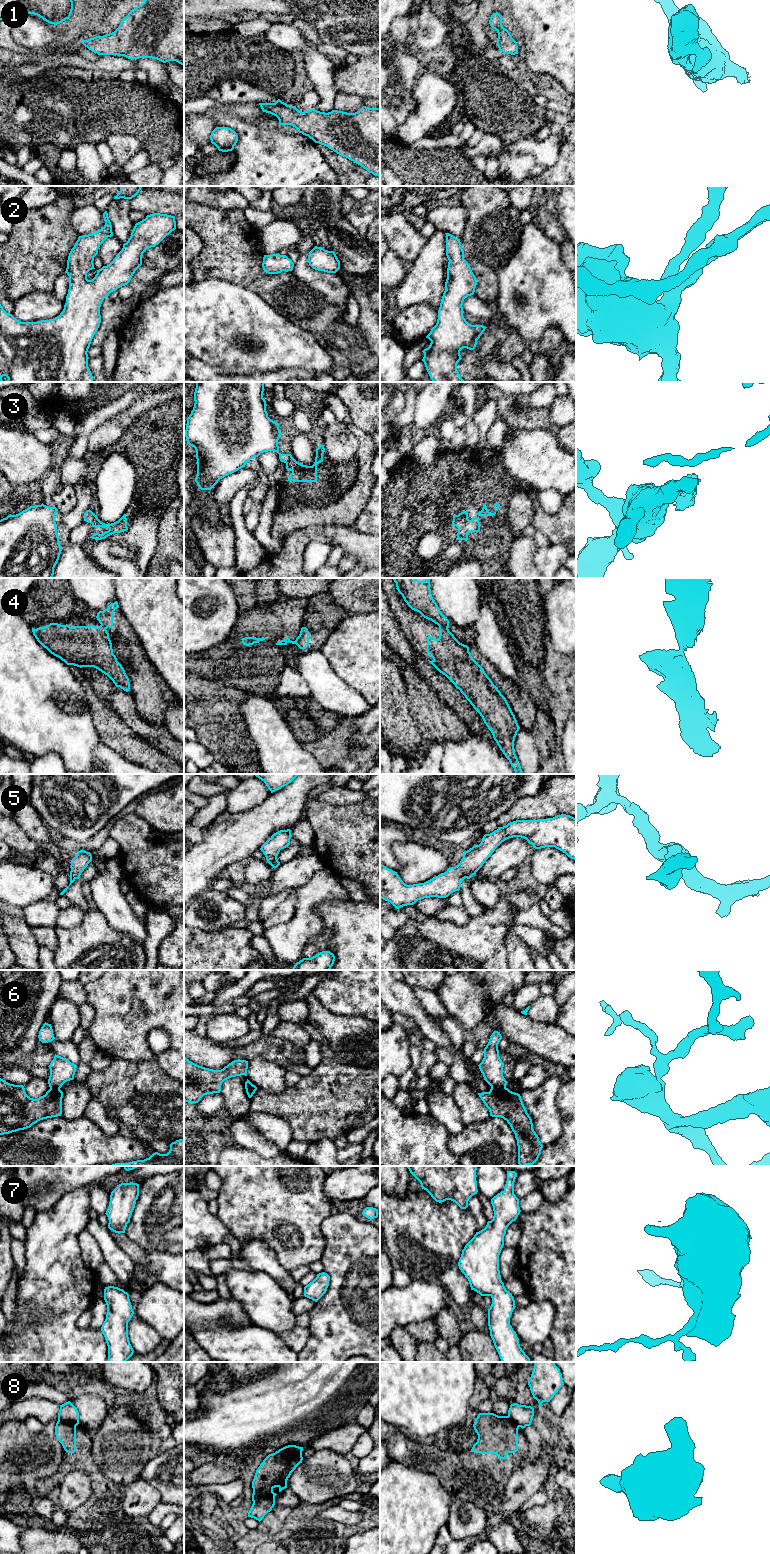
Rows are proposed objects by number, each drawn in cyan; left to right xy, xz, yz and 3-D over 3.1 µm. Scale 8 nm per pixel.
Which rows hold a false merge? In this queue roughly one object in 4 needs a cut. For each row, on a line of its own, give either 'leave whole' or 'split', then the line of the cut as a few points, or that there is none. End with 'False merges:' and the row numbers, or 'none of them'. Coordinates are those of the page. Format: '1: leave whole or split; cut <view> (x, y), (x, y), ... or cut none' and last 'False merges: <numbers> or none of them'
1: leave whole; cut none
2: leave whole; cut none
3: split; cut xy (96, 515), (91, 523)
4: split; cut yz (438, 624), (447, 628)
5: leave whole; cut none
6: split; cut yz (491, 1086), (505, 1087)
7: leave whole; cut none
8: split; cut xz (274, 1496), (264, 1496), (253, 1502)
False merges: 3, 4, 6, 8

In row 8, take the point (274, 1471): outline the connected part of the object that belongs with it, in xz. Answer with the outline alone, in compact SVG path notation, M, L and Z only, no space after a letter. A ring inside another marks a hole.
M296 1445L285 1446L273 1454L269 1454L256 1470L252 1481L252 1501L264 1497L275 1497L275 1487L279 1492L287 1488L287 1480L296 1467L302 1463L303 1447Z

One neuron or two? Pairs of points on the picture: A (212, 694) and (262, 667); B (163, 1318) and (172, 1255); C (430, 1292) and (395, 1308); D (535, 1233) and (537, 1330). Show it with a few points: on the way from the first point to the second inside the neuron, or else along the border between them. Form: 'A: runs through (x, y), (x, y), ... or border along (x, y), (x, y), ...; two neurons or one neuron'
A: border along (205, 678), (224, 686); two neurons
B: border along (157, 1282), (161, 1282), (173, 1289); two neurons
C: runs through (421, 1300), (404, 1305); one neuron
D: border along (530, 1300), (550, 1300), (554, 1305), (555, 1315); two neurons

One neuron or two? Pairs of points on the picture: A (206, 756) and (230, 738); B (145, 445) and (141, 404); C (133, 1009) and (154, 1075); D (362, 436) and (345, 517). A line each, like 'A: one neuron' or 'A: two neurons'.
A: two neurons
B: two neurons
C: two neurons
D: one neuron

